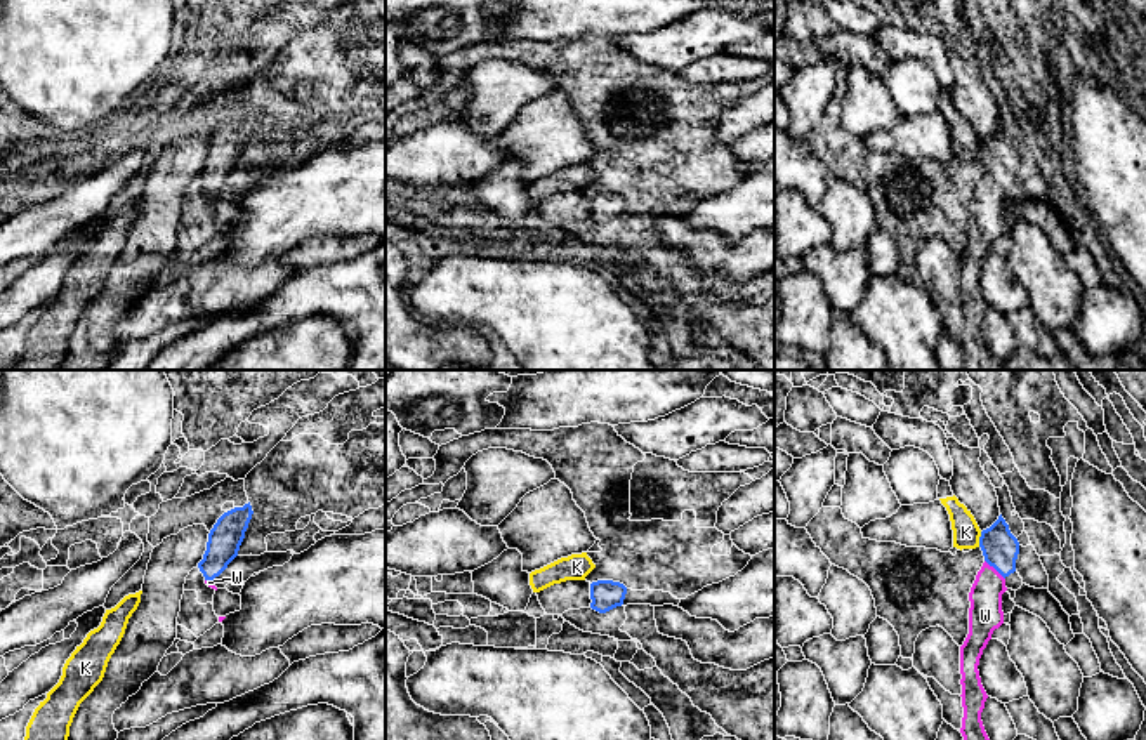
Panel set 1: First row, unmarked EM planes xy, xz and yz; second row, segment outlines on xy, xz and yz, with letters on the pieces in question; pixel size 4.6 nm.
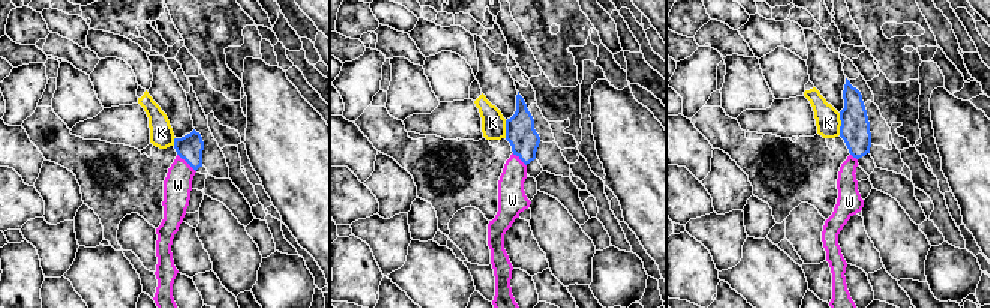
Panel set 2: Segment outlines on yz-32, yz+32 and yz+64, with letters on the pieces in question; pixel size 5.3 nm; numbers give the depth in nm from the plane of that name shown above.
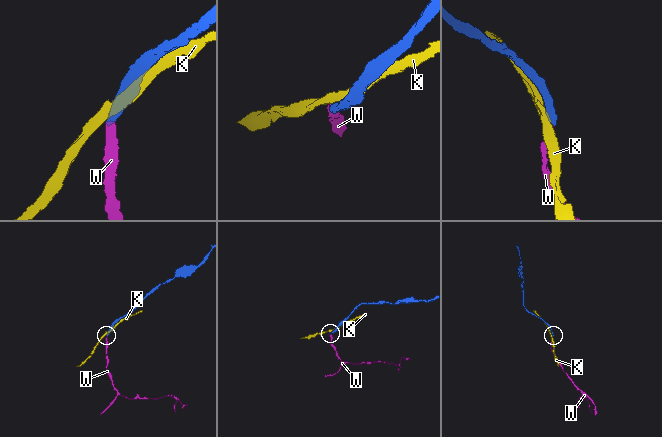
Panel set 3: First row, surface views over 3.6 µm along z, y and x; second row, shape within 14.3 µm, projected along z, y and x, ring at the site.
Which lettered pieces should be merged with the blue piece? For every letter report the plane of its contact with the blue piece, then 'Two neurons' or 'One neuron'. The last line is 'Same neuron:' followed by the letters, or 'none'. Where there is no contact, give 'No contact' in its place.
K: Touches blue in yz. Two neurons
W: Touches blue in yz. One neuron
Same neuron: W

